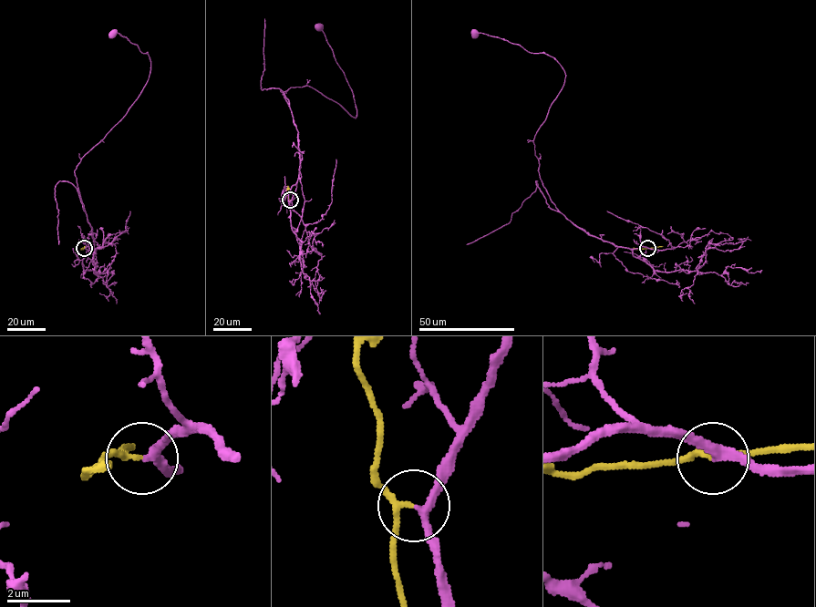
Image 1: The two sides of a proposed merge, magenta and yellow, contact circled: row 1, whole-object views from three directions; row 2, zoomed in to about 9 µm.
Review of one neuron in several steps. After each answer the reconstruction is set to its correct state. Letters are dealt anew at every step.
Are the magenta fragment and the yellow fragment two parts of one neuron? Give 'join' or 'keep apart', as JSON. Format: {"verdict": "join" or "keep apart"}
{"verdict": "join"}

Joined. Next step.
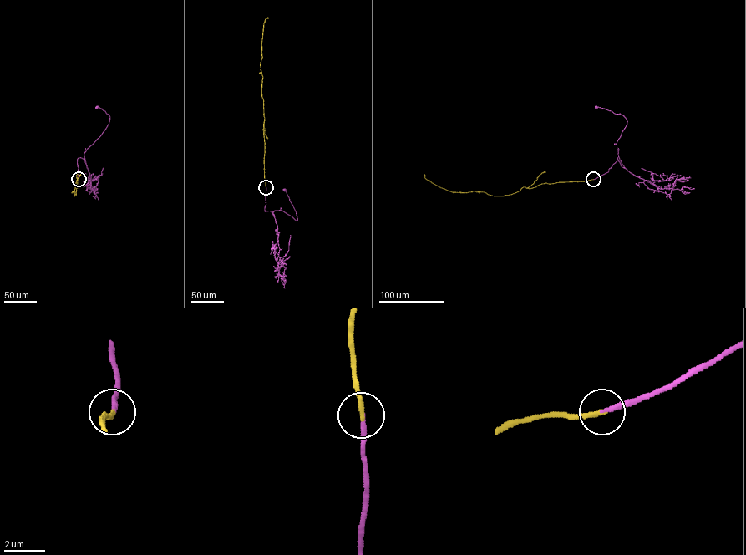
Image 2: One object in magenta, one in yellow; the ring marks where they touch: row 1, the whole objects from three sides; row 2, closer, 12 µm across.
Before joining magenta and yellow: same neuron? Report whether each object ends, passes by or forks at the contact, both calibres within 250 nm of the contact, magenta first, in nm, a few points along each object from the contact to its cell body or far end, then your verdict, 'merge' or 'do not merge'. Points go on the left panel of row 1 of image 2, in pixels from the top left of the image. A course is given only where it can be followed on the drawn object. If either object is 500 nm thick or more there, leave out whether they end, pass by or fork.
magenta ends there; yellow ends there; 220 nm thick on the magenta side, 240 nm on the other; magenta runs (78, 179), (77, 159), (83, 159), (87, 167), (83, 154), (101, 134), (109, 119), (109, 114), (97, 107); yellow runs (78, 179), (73, 196), (75, 192), (73, 191), (80, 174); merge

